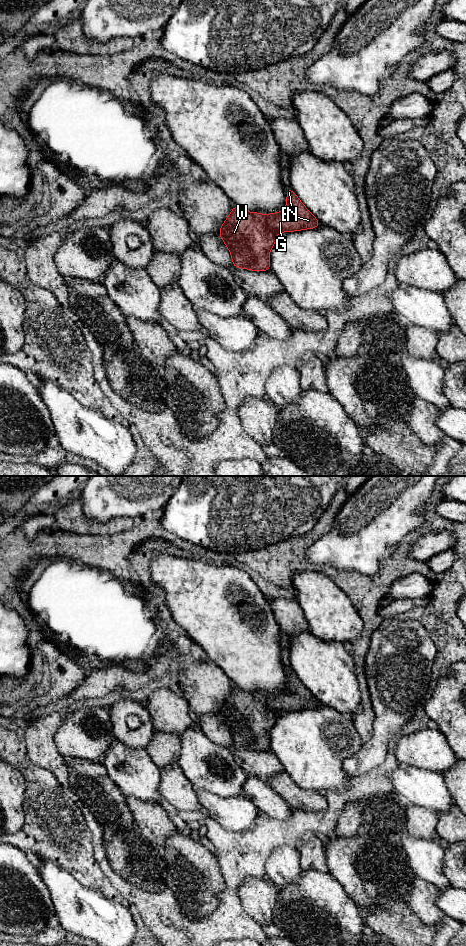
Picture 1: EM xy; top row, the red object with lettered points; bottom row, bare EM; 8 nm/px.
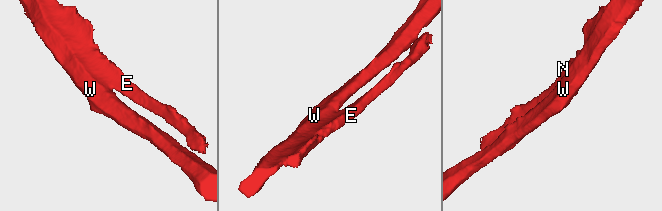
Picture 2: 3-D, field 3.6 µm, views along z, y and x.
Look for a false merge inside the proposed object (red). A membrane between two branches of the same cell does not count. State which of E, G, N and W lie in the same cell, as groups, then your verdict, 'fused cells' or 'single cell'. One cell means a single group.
E G N / W; fused cells

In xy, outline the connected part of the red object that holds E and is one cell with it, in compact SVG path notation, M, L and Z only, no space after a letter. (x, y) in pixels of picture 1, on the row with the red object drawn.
M291 188L286 190L287 203L283 211L266 214L267 226L274 232L292 232L317 228L320 222L302 204Z

